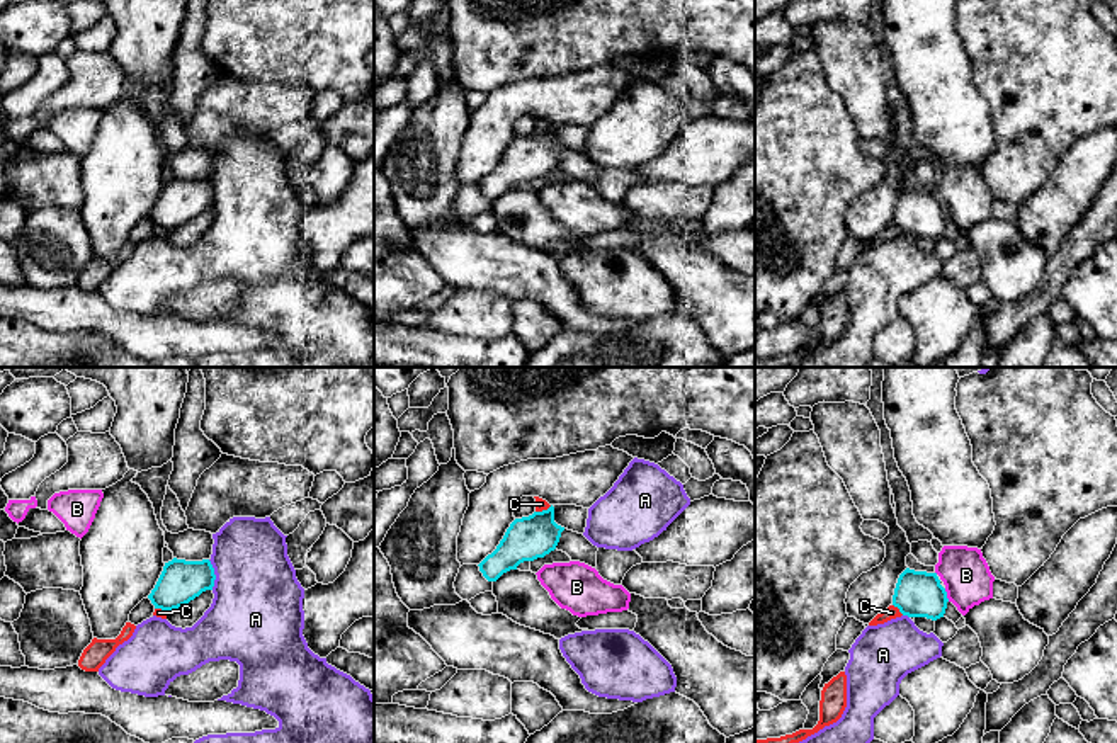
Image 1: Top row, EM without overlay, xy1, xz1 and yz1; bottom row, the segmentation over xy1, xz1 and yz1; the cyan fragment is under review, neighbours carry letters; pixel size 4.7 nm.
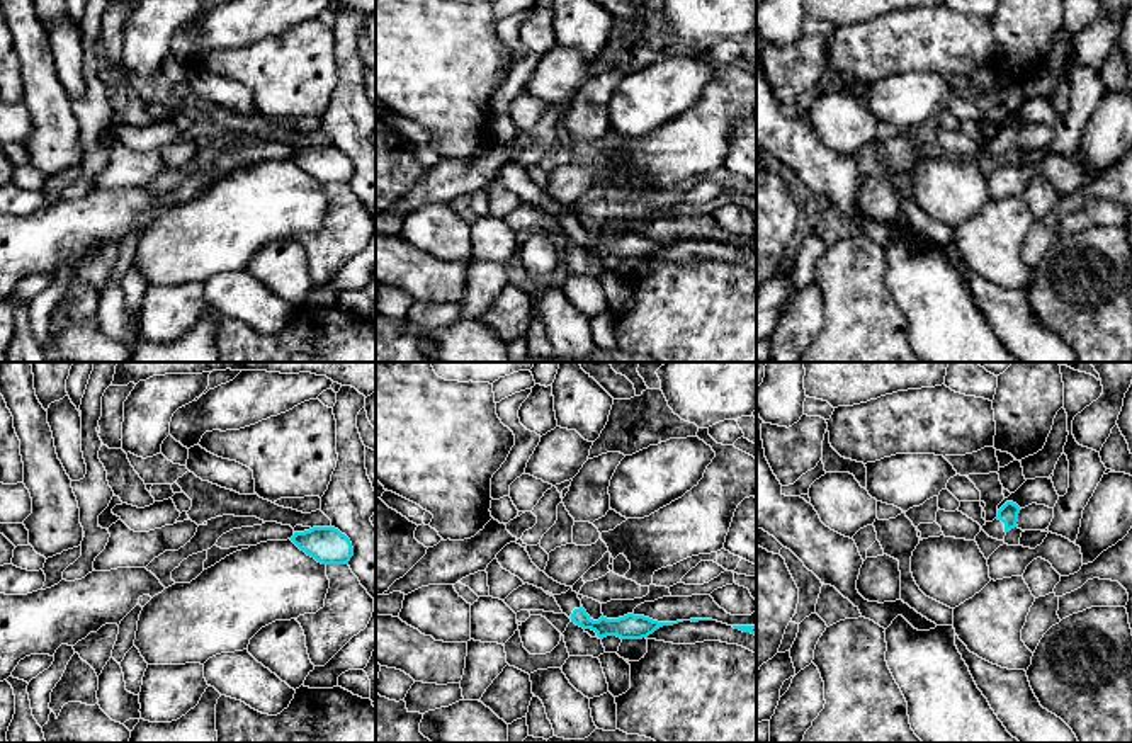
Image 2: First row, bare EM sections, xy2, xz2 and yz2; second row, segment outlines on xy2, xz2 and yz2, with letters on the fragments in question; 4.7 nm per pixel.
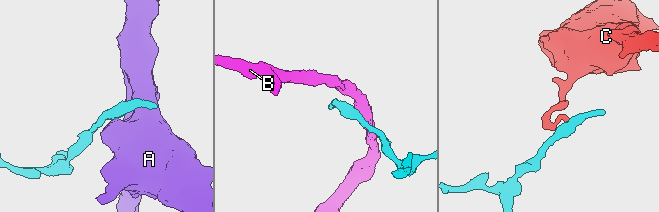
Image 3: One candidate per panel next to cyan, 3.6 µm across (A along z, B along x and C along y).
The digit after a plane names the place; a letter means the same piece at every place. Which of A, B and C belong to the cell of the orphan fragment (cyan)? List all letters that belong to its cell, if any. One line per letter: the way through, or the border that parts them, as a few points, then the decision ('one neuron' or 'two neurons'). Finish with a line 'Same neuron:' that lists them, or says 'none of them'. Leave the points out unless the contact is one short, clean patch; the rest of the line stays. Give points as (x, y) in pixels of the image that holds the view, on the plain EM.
A: border along xy1 (208, 179), (215, 194), (213, 208); two neurons
B: border along yz1 (944, 208), (949, 220); two neurons
C: border along yz1 (893, 223), (903, 233); two neurons
Same neuron: none of them

